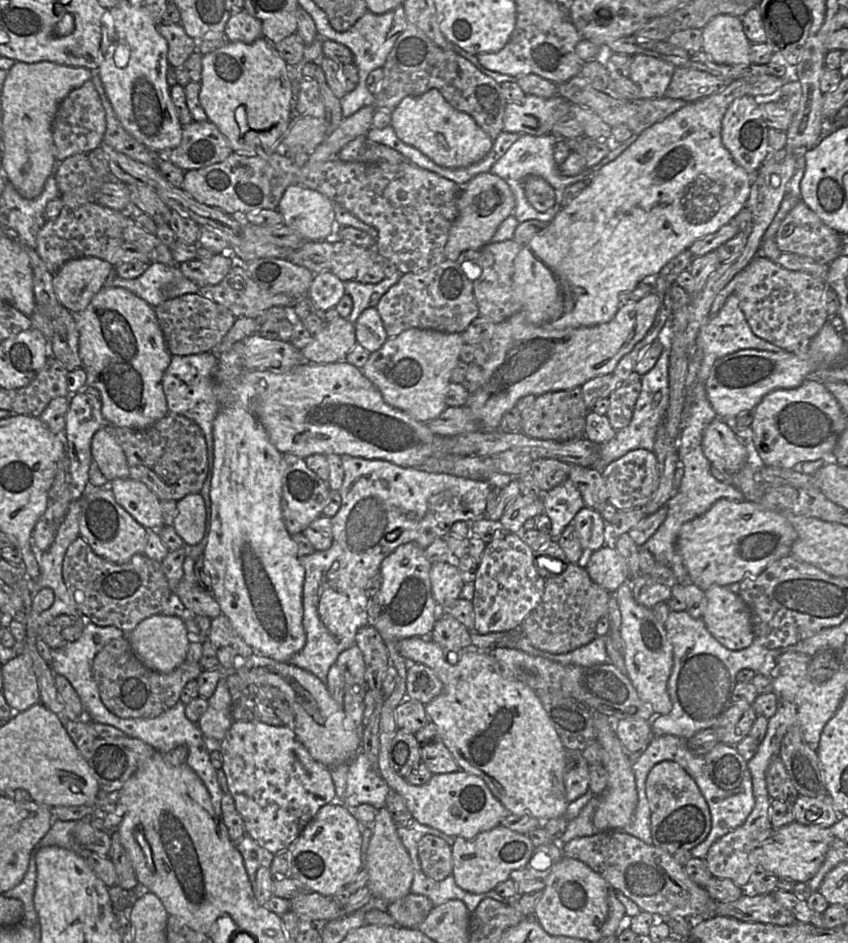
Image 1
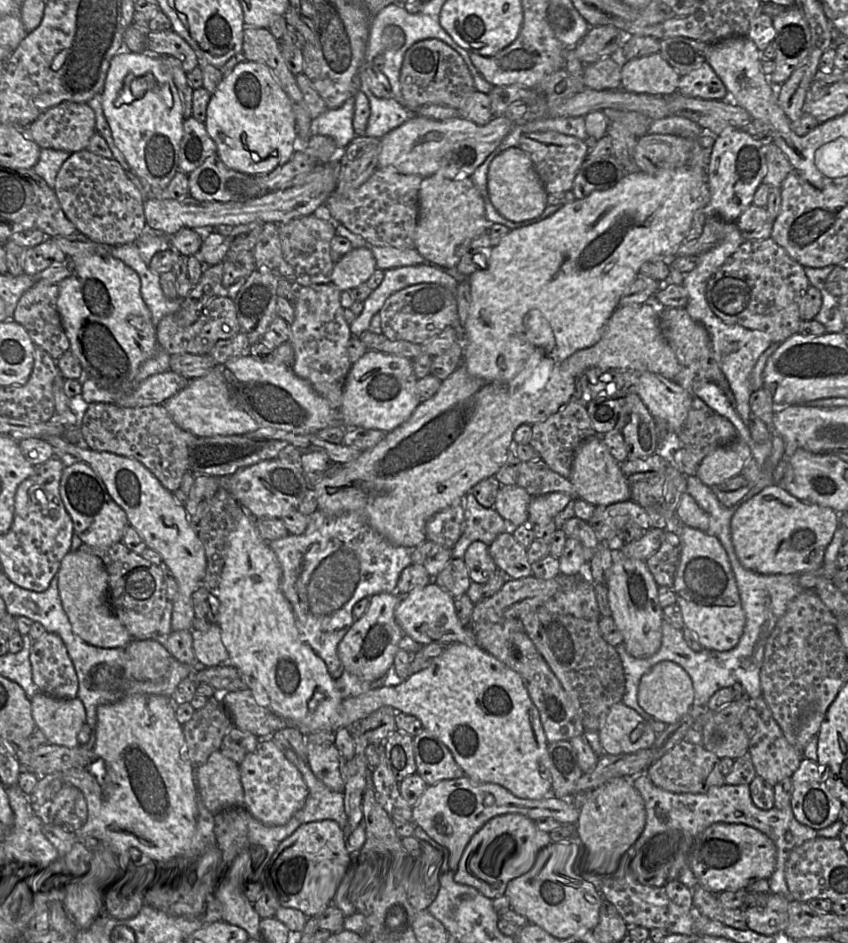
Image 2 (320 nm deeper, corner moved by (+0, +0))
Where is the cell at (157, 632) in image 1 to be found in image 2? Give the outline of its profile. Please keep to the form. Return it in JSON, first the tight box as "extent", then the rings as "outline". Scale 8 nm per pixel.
{"extent":[41,436,206,631],"outline":[[[58,436],[41,438],[60,452],[70,454],[78,461],[88,464],[101,478],[106,490],[113,501],[125,512],[129,525],[143,539],[147,548],[158,552],[163,563],[168,567],[177,582],[177,593],[172,601],[171,629],[172,631],[193,630],[192,622],[195,618],[191,597],[200,585],[206,569],[206,558],[203,545],[196,532],[196,527],[190,522],[186,509],[181,506],[160,481],[141,462],[124,456],[104,451],[94,451],[86,446],[74,445]]]}

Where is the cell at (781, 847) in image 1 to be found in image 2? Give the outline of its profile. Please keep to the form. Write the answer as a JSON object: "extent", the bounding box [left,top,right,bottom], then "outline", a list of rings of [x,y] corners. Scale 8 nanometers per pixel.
{"extent":[686,823,776,894],"outline":[[[714,823],[688,843],[686,858],[698,884],[719,894],[745,889],[760,879],[769,879],[776,865],[774,842],[761,831],[745,824]]]}

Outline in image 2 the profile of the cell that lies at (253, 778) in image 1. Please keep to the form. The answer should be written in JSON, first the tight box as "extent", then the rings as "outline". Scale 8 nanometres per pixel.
{"extent":[238,739,308,824],"outline":[[[260,739],[256,749],[246,754],[238,766],[243,788],[242,806],[261,823],[286,824],[303,807],[308,795],[303,776],[272,739]]]}

